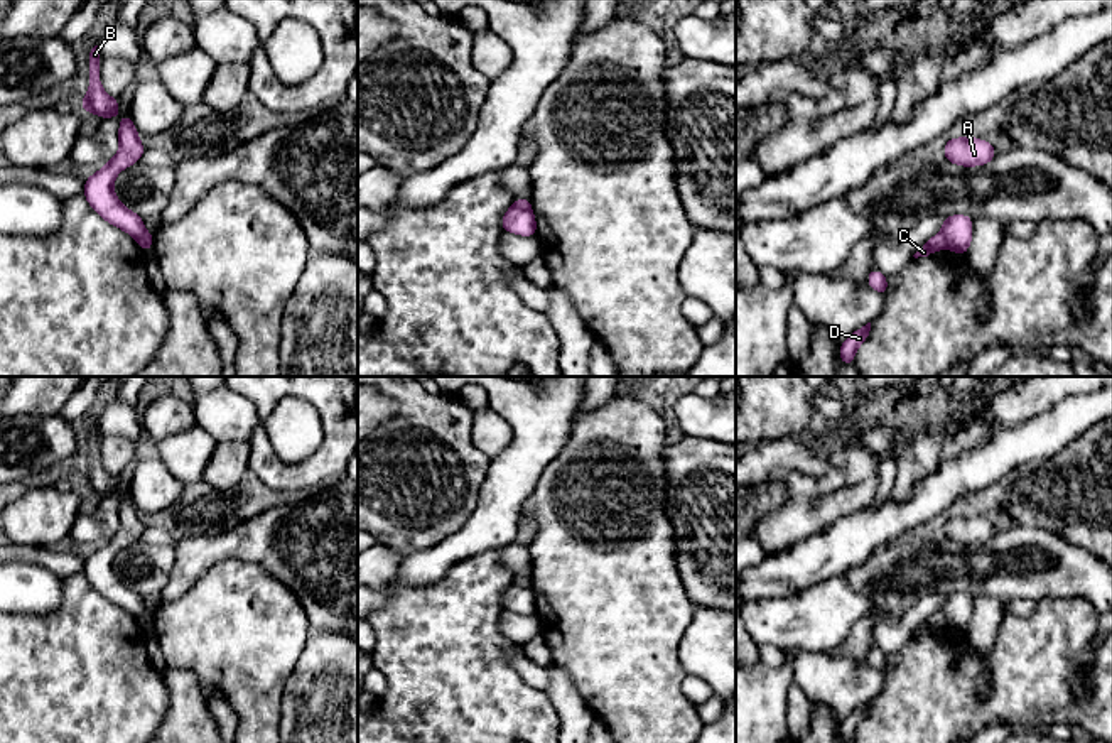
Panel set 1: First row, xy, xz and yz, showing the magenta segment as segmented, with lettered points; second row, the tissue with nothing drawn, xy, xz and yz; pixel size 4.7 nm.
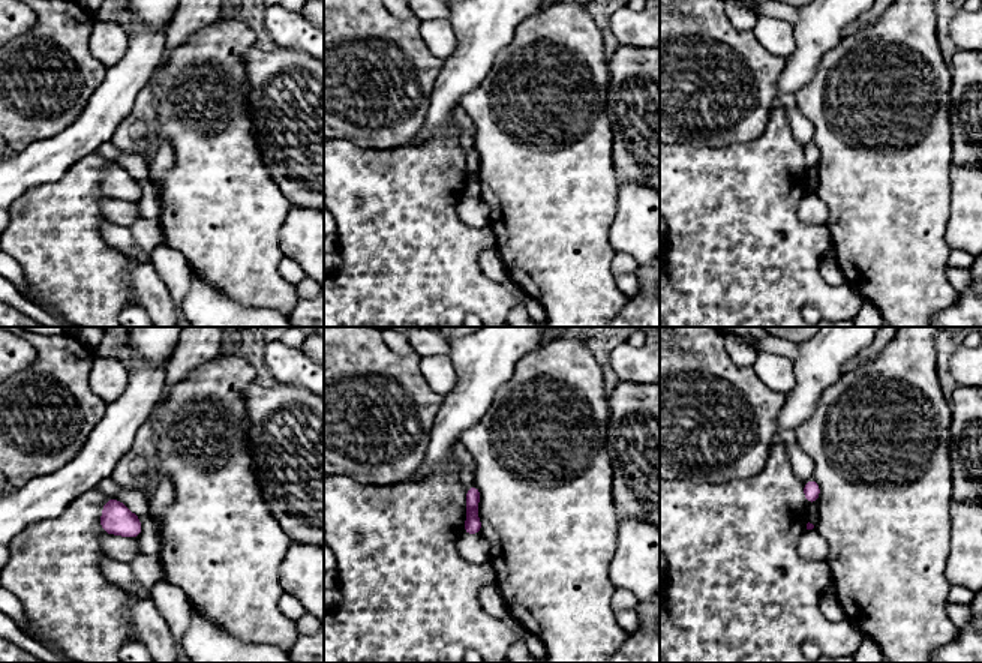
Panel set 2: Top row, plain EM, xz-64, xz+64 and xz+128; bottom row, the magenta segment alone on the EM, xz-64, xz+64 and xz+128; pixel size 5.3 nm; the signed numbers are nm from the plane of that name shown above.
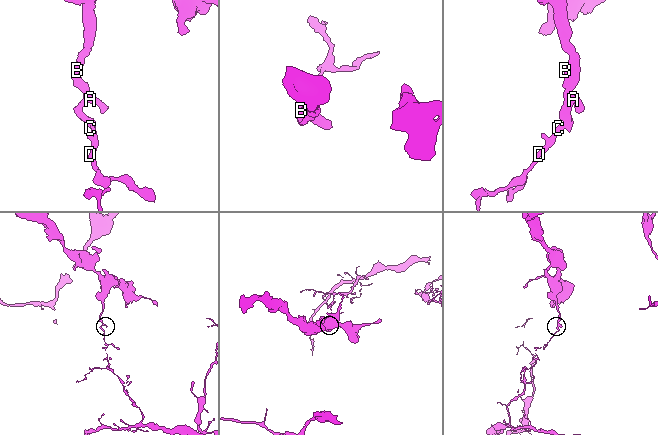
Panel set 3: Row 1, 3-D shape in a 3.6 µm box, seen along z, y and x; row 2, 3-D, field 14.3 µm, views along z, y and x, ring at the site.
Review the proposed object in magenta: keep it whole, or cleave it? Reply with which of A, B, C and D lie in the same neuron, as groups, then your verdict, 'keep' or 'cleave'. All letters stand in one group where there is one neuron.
groups A B / C D; cleave

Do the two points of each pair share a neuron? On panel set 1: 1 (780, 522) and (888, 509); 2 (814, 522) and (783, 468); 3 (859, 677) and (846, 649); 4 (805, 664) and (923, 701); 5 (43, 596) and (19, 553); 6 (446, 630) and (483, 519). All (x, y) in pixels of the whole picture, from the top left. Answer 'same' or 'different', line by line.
1: different
2: different
3: different
4: different
5: different
6: different

